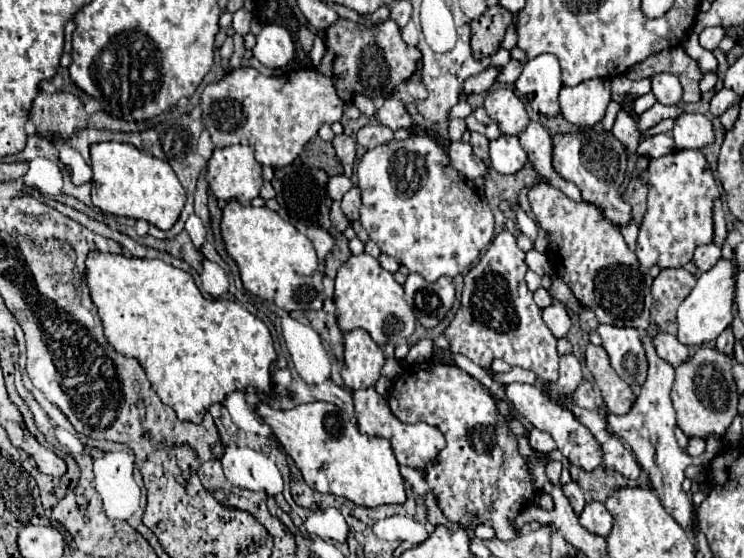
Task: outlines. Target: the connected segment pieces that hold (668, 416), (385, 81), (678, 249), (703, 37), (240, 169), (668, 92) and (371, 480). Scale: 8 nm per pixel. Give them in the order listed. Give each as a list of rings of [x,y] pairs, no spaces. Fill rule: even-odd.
[[[652,325],[652,331],[642,339],[644,341],[644,349],[646,349],[646,357],[648,357],[648,377],[640,387],[640,393],[636,395],[636,401],[630,412],[624,417],[612,417],[608,413],[606,423],[610,425],[610,429],[622,437],[626,443],[630,443],[630,447],[636,453],[636,459],[642,467],[644,473],[648,473],[650,483],[654,487],[654,491],[658,493],[664,509],[680,523],[682,529],[686,531],[694,531],[694,507],[690,497],[686,495],[686,491],[682,491],[682,481],[684,481],[684,469],[688,465],[697,467],[706,467],[722,447],[722,439],[710,436],[706,439],[705,453],[699,457],[690,457],[688,453],[684,453],[674,437],[674,425],[676,425],[676,411],[672,407],[670,401],[670,389],[674,383],[674,367],[668,365],[664,359],[660,359],[656,355],[656,351],[652,349],[652,337],[658,333],[658,327]]]
[[[338,19],[326,29],[326,55],[318,71],[326,77],[334,77],[336,91],[344,101],[348,101],[352,93],[364,93],[372,99],[392,95],[394,87],[404,83],[416,71],[418,59],[420,51],[402,41],[400,27],[392,19],[372,27]]]
[[[674,151],[658,159],[650,159],[648,167],[638,175],[648,187],[648,213],[640,227],[638,261],[644,267],[684,267],[692,261],[698,245],[712,243],[714,223],[712,205],[720,197],[710,163],[702,151]]]
[[[710,27],[710,29],[702,31],[702,33],[698,33],[698,41],[700,41],[700,45],[702,45],[704,49],[714,51],[724,35],[726,35],[726,31],[724,31],[722,27]]]
[[[230,145],[230,147],[214,149],[214,153],[208,161],[206,181],[208,181],[216,199],[230,201],[232,197],[236,197],[240,203],[248,205],[260,193],[260,187],[264,181],[262,179],[262,165],[254,159],[252,147],[248,147],[248,145]]]
[[[658,73],[652,77],[652,93],[662,105],[676,105],[682,99],[682,85],[672,73]]]
[[[260,401],[256,413],[272,429],[278,443],[294,459],[308,487],[320,493],[346,497],[354,505],[378,507],[388,503],[404,503],[404,479],[398,471],[398,461],[390,441],[358,433],[356,423],[336,405],[324,401],[302,403],[292,409],[272,409]]]

